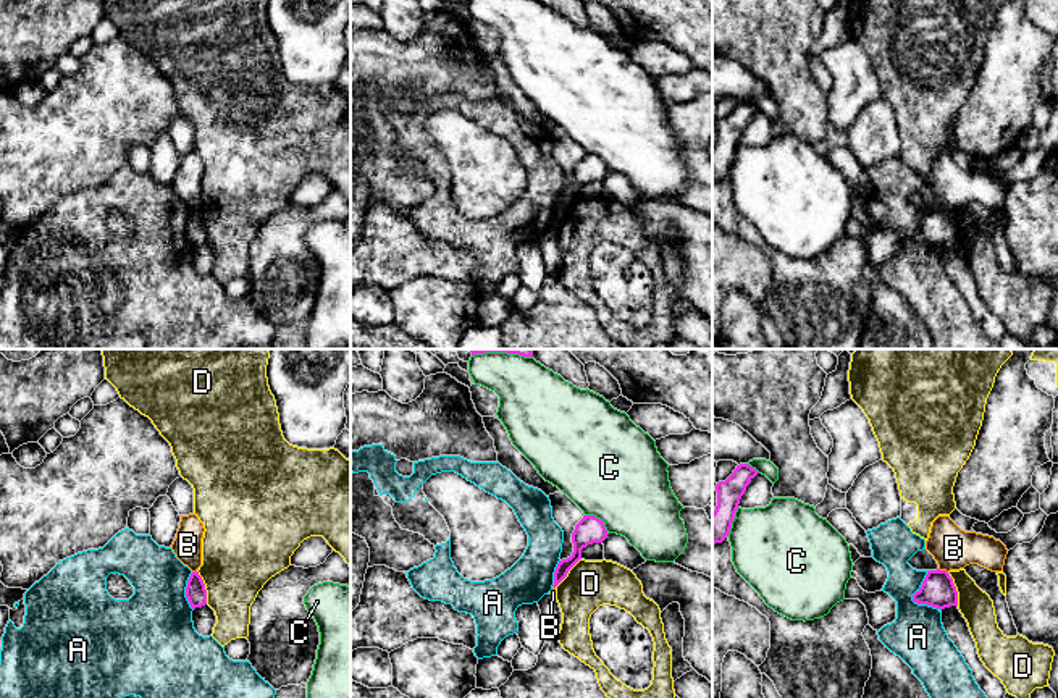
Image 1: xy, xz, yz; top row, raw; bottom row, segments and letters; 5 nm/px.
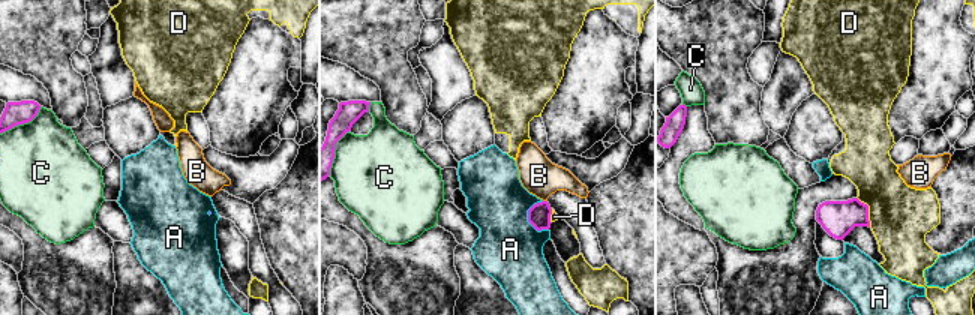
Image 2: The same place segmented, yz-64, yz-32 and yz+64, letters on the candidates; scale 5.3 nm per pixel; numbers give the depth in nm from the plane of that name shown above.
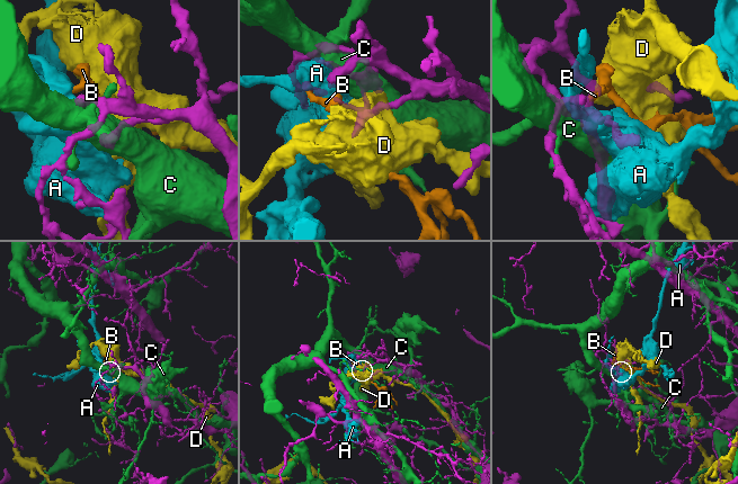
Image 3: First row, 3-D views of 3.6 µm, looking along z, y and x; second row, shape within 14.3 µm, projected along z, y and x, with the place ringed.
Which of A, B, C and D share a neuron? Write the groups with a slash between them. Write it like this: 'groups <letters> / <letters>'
groups A / B / C / D

